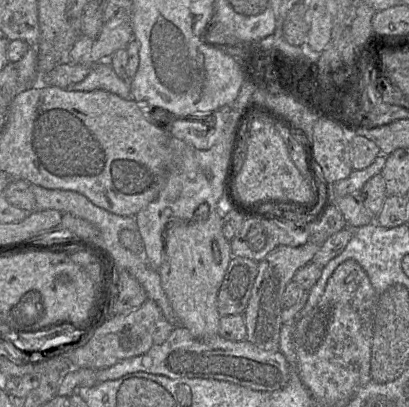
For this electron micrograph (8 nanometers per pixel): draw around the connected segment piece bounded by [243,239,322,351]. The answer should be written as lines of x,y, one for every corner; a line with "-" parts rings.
312,239
301,246
279,246
258,262
258,274
243,313
247,328
247,341
265,351
279,350
283,311
282,296
285,288
300,268
312,262
321,246
322,244
317,244

